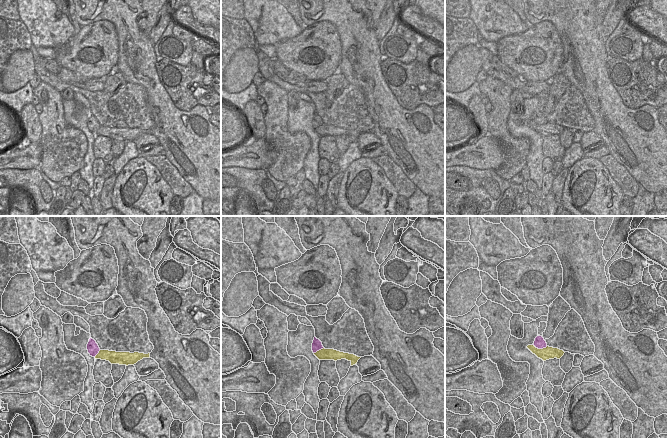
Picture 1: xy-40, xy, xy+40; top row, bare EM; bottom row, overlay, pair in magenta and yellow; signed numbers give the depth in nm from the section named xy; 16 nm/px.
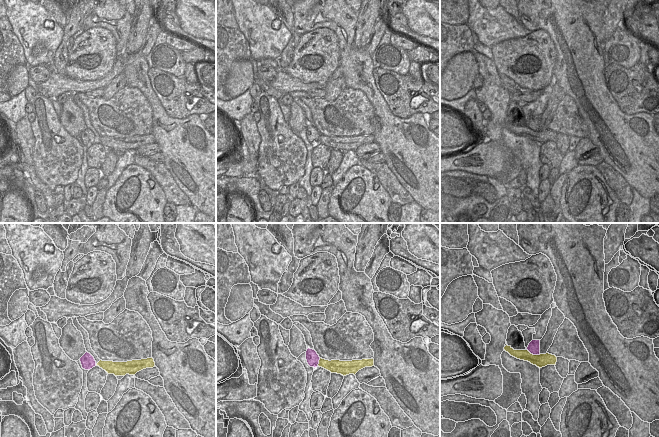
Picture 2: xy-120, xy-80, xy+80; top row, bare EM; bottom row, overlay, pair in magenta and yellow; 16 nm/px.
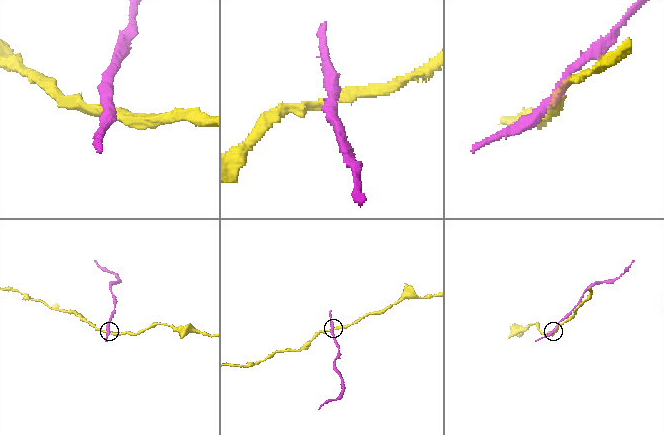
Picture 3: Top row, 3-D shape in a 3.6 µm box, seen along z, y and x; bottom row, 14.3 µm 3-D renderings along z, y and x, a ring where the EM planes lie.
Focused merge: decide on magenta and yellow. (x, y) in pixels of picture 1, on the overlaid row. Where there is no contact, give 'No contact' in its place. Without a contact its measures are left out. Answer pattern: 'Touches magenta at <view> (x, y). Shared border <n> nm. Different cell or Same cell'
Touches magenta at xy+40 (540, 348). Shared border 260 nm. Different cell.

